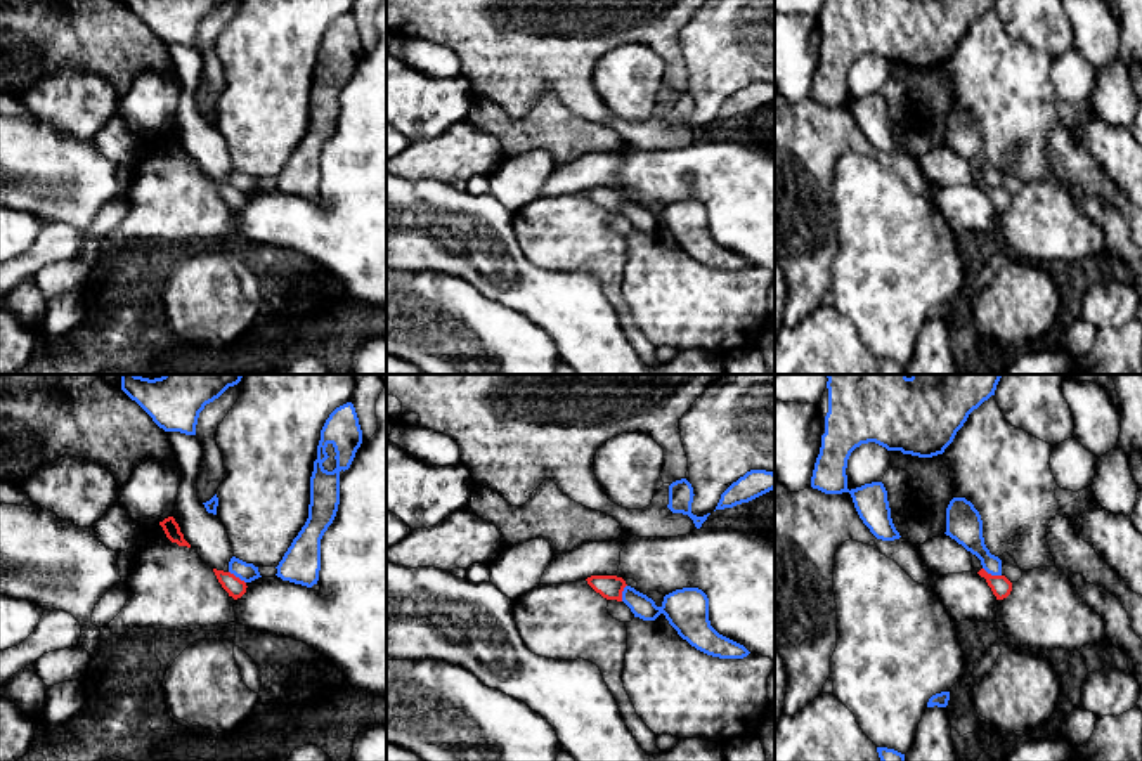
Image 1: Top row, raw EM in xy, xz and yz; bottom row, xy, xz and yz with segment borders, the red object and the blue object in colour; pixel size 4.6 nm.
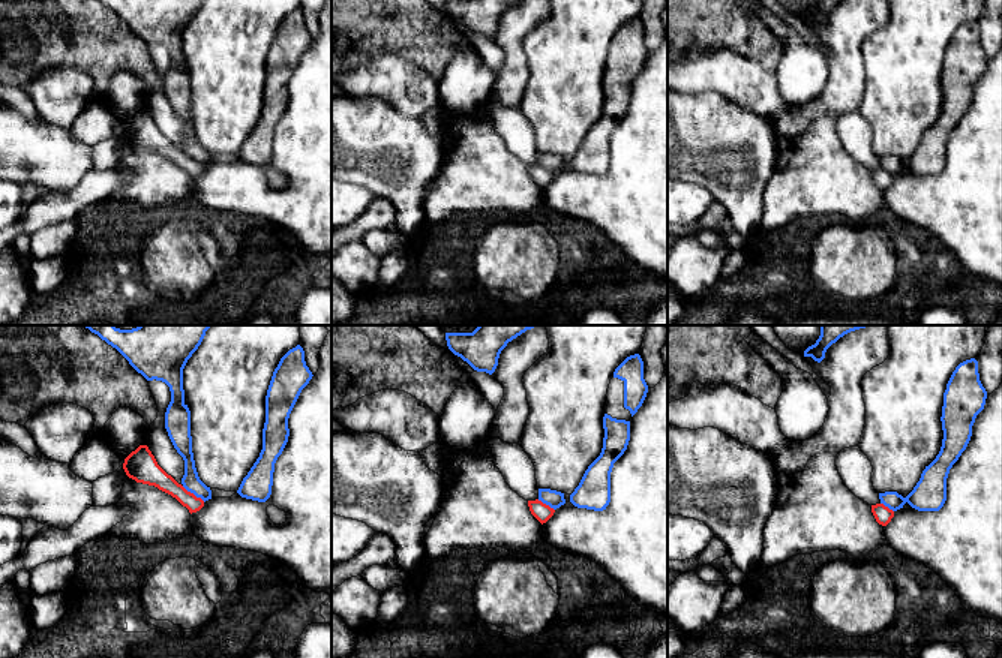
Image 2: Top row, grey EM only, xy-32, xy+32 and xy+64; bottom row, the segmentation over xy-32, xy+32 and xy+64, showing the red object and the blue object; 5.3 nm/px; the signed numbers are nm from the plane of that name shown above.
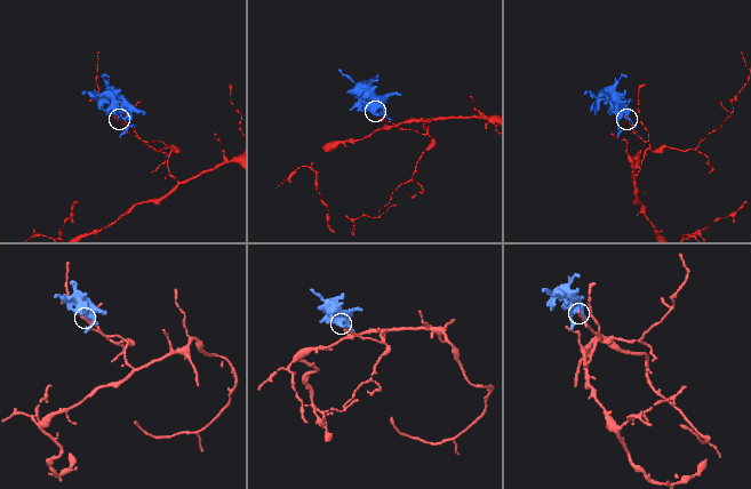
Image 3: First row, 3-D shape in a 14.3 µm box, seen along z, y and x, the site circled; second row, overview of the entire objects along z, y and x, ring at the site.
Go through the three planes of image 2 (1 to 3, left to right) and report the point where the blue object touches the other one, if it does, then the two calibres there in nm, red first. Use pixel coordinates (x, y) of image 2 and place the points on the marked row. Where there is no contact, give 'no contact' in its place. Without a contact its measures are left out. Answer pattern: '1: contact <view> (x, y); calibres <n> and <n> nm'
1: contact xy-32 (192, 493); calibres 120 and 100 nm
2: contact xy+32 (545, 504); calibres 90 and 90 nm
3: contact xy+64 (887, 507); calibres 90 and 180 nm

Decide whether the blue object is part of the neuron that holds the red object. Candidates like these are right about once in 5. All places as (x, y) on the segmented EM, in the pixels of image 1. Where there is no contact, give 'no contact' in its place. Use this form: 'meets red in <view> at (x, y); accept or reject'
meets red in yz at (990, 574); reject

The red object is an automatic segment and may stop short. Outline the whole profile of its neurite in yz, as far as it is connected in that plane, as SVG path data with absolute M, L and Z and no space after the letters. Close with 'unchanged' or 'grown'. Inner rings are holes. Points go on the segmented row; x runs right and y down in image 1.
M981 569L977 574L986 579L996 600L1003 600L1010 595L1012 582L1005 576L991 576L984 569Z; unchanged

